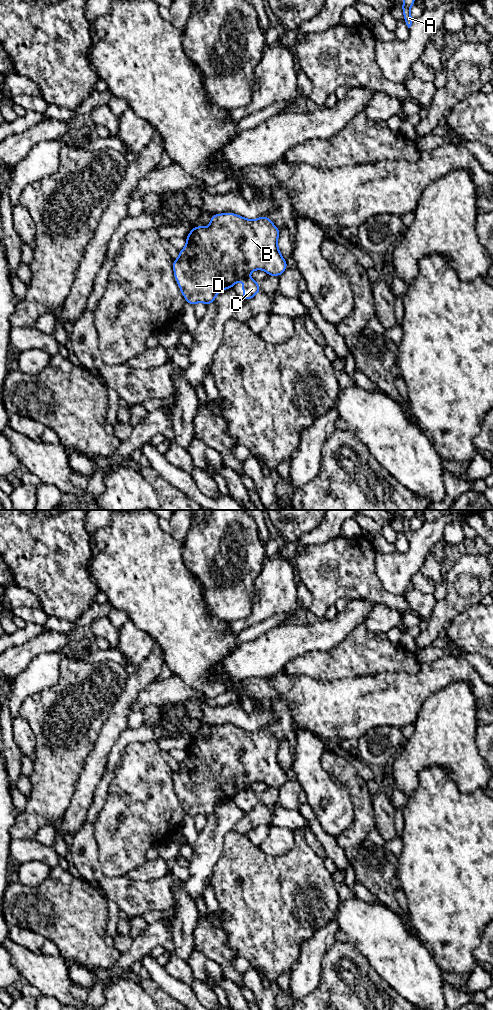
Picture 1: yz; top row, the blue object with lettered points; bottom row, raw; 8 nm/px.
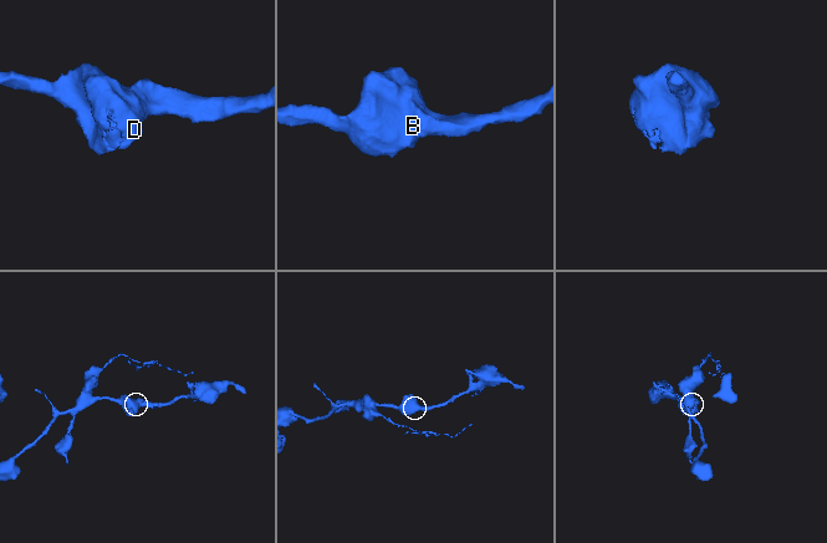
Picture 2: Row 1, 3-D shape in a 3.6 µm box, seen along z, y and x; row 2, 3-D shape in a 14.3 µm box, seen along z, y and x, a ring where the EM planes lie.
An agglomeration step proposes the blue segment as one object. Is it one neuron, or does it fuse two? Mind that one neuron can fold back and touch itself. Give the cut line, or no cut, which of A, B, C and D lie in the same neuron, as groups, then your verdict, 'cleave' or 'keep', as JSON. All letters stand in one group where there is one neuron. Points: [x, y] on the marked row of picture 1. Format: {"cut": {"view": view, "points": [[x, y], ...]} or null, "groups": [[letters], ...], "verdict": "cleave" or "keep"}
{"cut": {"view": "yz", "points": [[247, 276], [241, 279]]}, "groups": [["A", "B", "D"], ["C"]], "verdict": "cleave"}

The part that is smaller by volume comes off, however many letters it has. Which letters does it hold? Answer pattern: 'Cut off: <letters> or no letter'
Cut off: C

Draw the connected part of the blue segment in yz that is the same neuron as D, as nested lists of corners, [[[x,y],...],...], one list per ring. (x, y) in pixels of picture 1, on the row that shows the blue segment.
[[[234,213],[212,215],[207,228],[203,226],[192,228],[186,238],[185,247],[179,251],[179,258],[173,260],[174,276],[186,302],[193,306],[198,302],[208,306],[220,291],[234,288],[237,281],[248,277],[254,270],[265,270],[268,276],[279,277],[287,268],[287,262],[278,248],[279,233],[280,230],[268,216],[250,220]]]

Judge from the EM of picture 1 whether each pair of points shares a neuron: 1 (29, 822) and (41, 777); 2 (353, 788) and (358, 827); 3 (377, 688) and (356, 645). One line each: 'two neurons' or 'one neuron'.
1: one neuron
2: one neuron
3: two neurons

